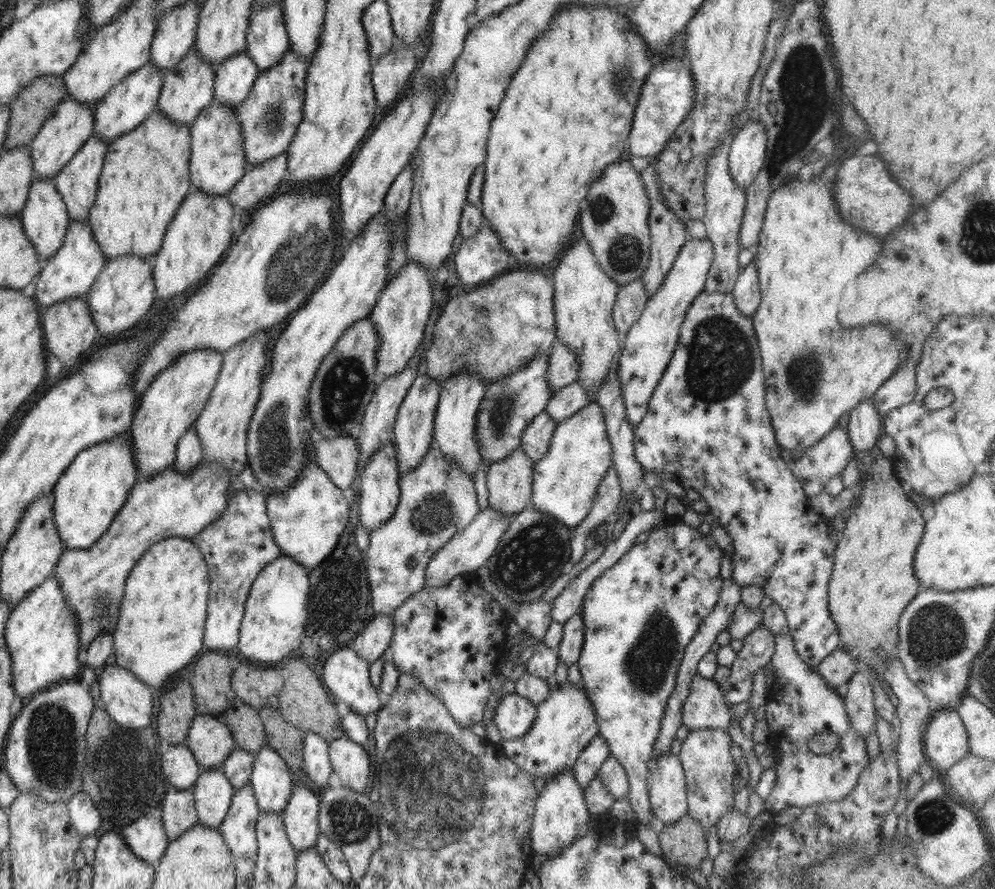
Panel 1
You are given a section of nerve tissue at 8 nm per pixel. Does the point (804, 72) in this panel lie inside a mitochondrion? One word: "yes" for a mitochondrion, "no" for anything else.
yes

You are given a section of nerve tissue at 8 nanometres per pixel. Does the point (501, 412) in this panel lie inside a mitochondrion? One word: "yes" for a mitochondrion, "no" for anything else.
yes

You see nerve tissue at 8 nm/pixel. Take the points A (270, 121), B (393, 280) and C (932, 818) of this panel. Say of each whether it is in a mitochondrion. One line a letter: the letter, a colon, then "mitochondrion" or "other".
A: mitochondrion
B: other
C: mitochondrion

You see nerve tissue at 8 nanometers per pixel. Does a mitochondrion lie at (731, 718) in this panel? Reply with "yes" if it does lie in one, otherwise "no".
no

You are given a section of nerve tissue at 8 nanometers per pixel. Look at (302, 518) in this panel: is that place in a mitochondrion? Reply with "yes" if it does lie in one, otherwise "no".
no

